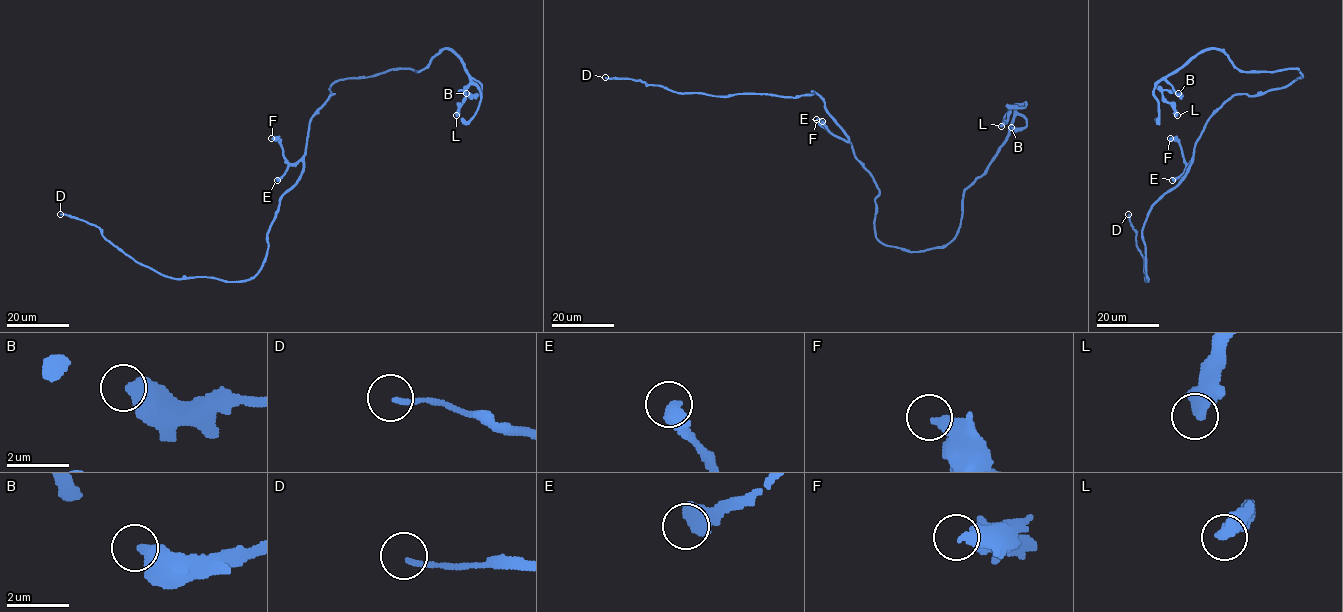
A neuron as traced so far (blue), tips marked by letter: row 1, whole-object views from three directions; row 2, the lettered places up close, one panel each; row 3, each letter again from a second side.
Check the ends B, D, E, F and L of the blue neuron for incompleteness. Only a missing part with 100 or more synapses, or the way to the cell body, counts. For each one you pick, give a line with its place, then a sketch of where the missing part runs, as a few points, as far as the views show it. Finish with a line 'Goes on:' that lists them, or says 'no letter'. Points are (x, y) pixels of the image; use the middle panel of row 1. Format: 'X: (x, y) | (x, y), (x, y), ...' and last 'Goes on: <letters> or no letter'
E: (822, 121) | (822, 121), (818, 119), (817, 111), (823, 109), (825, 116), (820, 121)
Goes on: E

